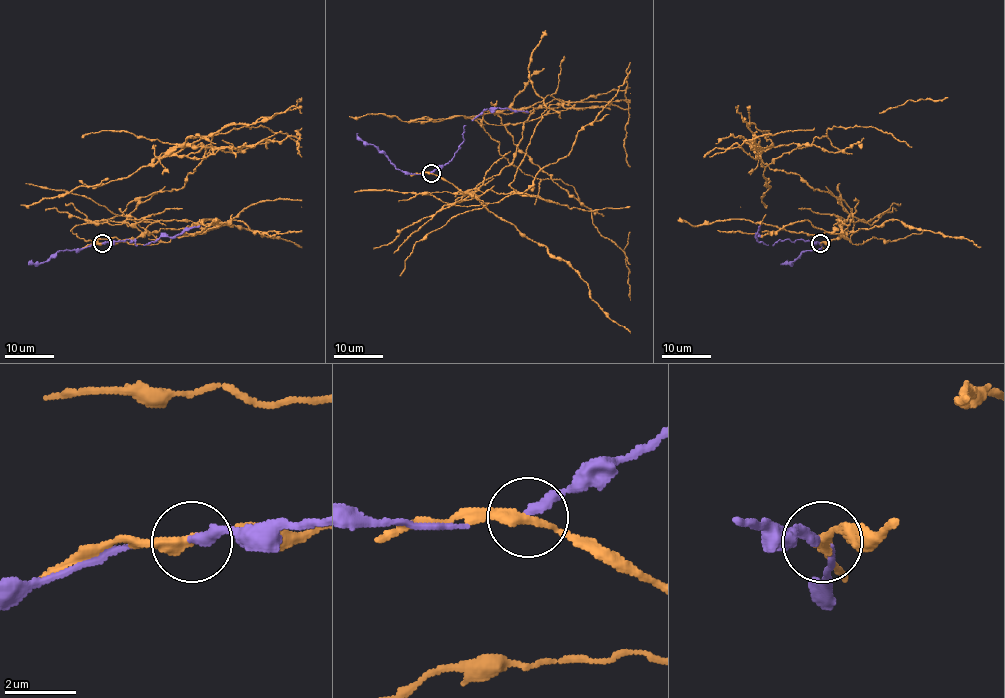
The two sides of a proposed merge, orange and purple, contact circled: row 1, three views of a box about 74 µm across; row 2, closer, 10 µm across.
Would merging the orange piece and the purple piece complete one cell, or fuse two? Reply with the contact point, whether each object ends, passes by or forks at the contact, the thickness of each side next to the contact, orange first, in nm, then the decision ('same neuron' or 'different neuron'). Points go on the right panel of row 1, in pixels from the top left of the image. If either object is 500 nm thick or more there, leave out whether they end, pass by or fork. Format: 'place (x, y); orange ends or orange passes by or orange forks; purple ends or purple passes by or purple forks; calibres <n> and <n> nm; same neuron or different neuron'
place (820, 243); orange passes by; purple ends; calibres 280 and 300 nm; different neuron

